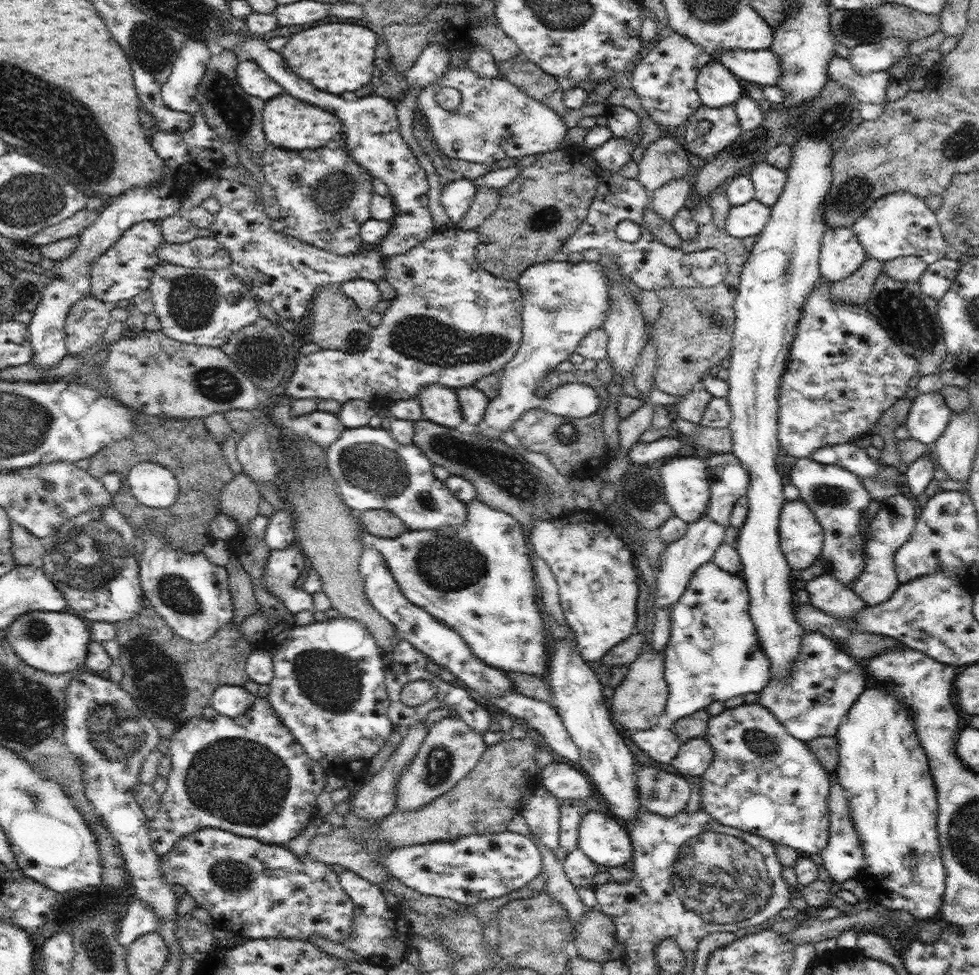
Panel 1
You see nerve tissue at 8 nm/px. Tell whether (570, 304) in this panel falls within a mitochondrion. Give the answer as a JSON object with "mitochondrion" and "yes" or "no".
{"mitochondrion":"yes"}

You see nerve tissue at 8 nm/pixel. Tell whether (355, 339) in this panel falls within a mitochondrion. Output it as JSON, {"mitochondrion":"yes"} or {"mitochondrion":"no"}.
{"mitochondrion":"yes"}

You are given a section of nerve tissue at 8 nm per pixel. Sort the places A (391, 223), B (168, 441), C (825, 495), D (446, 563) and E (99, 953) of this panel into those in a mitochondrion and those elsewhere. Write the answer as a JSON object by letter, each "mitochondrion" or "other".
{"A":"other","B":"other","C":"mitochondrion","D":"mitochondrion","E":"mitochondrion"}

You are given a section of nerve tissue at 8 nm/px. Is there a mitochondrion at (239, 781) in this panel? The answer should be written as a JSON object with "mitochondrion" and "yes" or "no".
{"mitochondrion":"yes"}

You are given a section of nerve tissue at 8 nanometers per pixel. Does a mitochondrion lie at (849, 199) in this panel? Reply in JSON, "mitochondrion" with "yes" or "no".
{"mitochondrion":"yes"}

